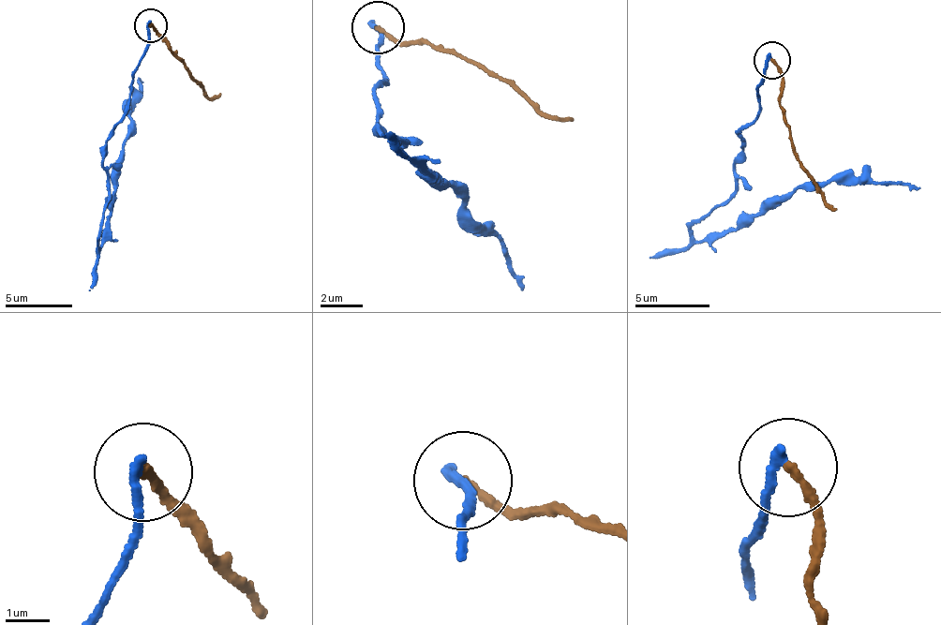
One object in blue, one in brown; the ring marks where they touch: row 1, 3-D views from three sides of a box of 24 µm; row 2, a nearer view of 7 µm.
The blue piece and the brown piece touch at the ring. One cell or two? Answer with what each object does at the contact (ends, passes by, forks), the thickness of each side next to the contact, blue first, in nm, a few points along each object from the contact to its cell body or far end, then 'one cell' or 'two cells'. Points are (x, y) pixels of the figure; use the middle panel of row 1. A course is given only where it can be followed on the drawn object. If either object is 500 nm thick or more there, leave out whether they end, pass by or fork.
blue ends; brown ends; calibres 220 and 200 nm; course blue (375, 28), (391, 84), (374, 92), (383, 134), (500, 239), (523, 290); course brown (380, 26), (399, 46), (420, 41), (494, 73), (555, 119), (575, 120); two cells

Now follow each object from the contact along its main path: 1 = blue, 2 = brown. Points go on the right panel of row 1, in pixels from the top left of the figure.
1: (769, 60), (758, 121), (739, 131), (735, 193), (690, 233), (699, 242), (814, 183), (906, 181), (919, 189)
2: (771, 62), (781, 80), (779, 96), (795, 159), (828, 204), (837, 211)

